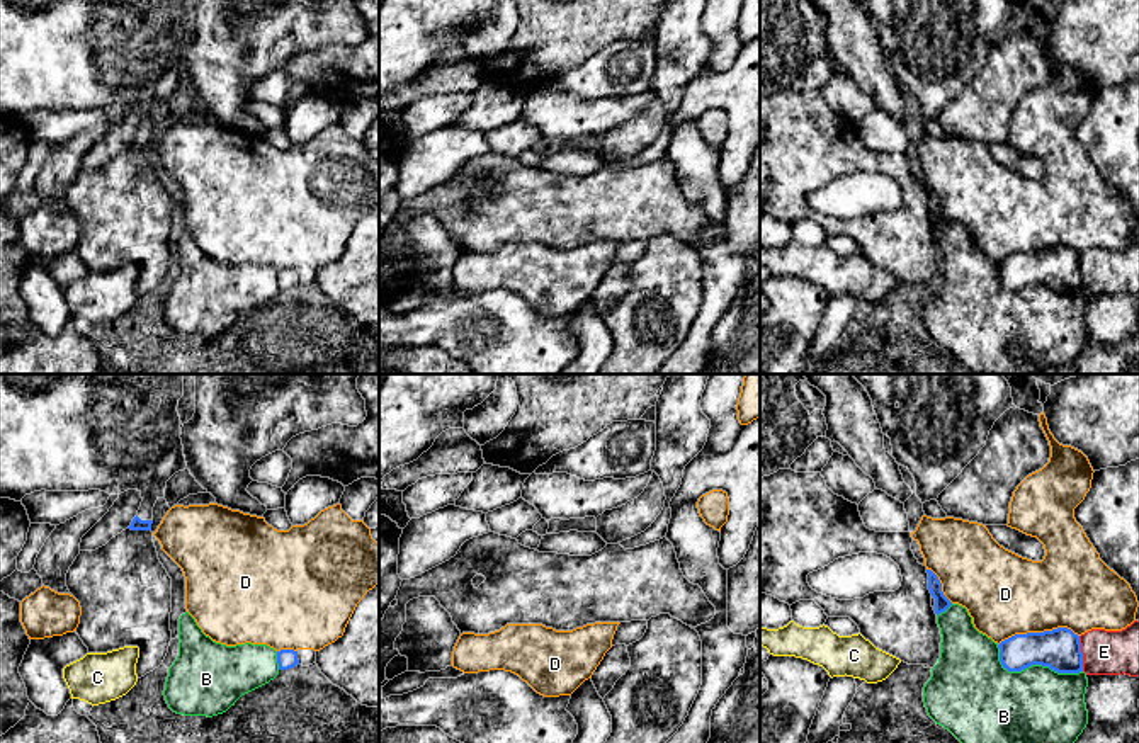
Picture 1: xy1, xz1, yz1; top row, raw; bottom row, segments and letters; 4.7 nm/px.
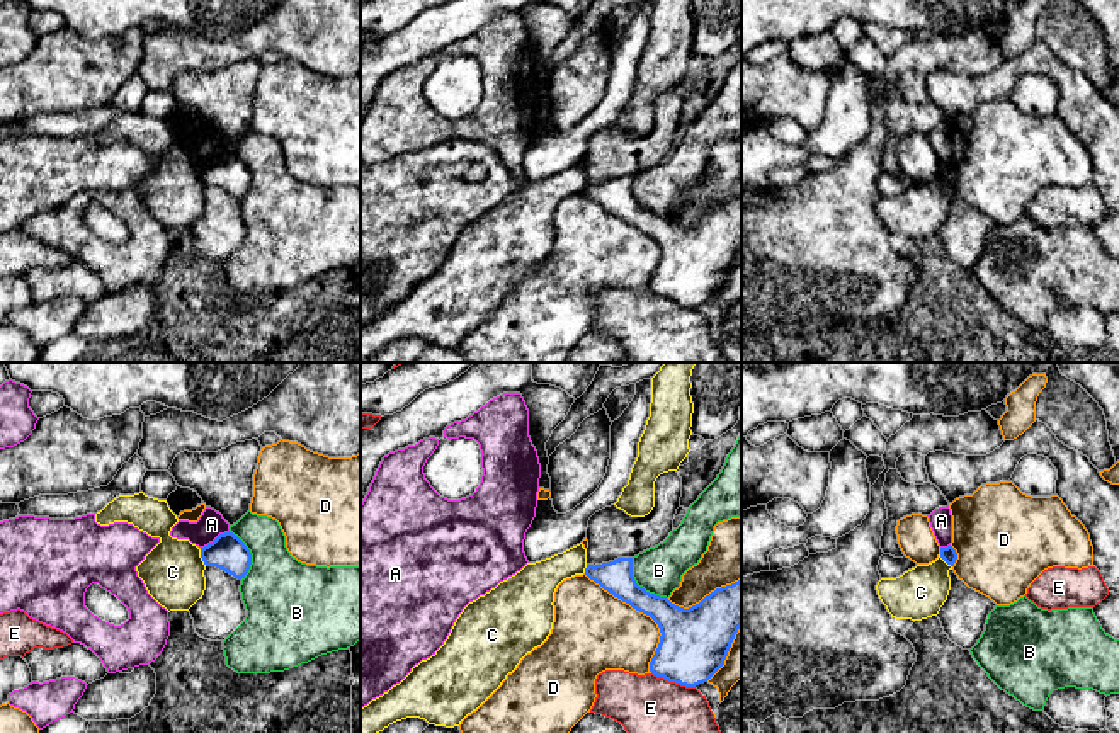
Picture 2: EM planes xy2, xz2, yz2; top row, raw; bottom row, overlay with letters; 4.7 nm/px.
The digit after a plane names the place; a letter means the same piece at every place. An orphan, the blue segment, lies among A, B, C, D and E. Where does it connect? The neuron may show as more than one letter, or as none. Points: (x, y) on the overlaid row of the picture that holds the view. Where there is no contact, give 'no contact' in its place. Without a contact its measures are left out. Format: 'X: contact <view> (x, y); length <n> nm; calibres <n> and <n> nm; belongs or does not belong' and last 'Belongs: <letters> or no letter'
A: contact xy2 (216, 538); length 160 nm; calibres 170 and 120 nm; does not belong
B: contact yz1 (1032, 663); length 420 nm; calibres 200 and 360 nm; does not belong
C: contact xy2 (201, 556); length 90 nm; calibres 170 and 300 nm; does not belong
D: contact xz2 (645, 613); length 550 nm; calibres 280 and 380 nm; does not belong
E: contact xz2 (674, 681); length 220 nm; calibres 320 and 280 nm; does not belong
Belongs: no letter

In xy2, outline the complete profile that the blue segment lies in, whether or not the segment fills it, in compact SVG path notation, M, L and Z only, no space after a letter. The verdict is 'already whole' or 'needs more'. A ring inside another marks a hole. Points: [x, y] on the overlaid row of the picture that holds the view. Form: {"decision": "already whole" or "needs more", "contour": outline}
{"decision": "already whole", "contour": "M230 531L201 548L201 558L206 566L216 566L238 580L245 578L252 565L250 549Z"}

